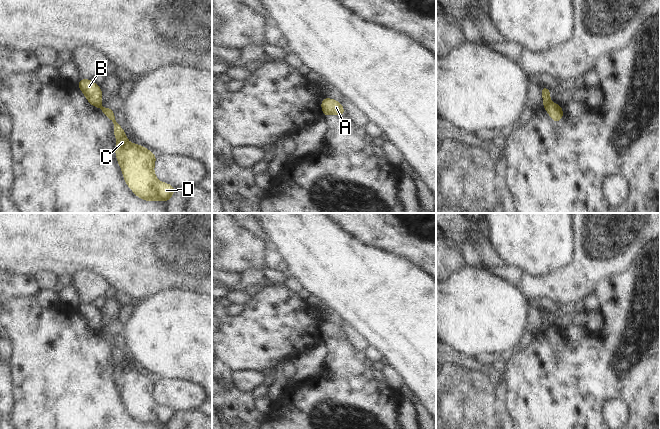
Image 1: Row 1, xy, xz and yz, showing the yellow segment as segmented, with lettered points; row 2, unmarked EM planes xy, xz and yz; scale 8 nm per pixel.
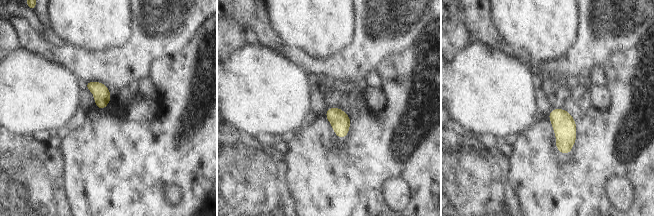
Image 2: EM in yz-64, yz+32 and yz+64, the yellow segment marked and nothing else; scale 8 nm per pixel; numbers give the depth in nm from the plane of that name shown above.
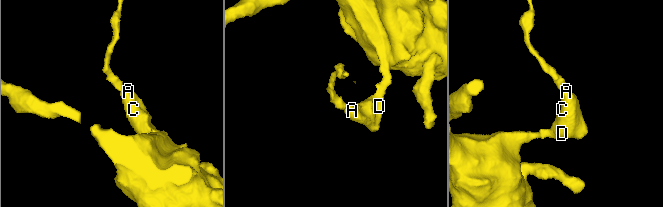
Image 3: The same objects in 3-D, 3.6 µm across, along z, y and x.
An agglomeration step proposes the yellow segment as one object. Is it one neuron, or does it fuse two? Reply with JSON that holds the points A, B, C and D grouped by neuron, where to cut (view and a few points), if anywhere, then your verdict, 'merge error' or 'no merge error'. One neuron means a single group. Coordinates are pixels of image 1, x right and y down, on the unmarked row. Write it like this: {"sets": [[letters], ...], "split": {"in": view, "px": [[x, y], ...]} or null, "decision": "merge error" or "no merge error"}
{"sets": [["A", "C", "D"], ["B"]], "split": {"in": "yz", "px": [[550, 326], [544, 331]]}, "decision": "merge error"}

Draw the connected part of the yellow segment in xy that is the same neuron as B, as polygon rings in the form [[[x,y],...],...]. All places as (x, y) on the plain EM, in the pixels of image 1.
[[[81,303],[78,306],[79,313],[84,317],[87,325],[94,331],[100,331],[102,325],[102,312],[93,304]]]

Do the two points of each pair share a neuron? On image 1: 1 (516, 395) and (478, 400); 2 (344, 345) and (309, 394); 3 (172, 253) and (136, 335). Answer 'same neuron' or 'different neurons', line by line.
1: different neurons
2: same neuron
3: different neurons

